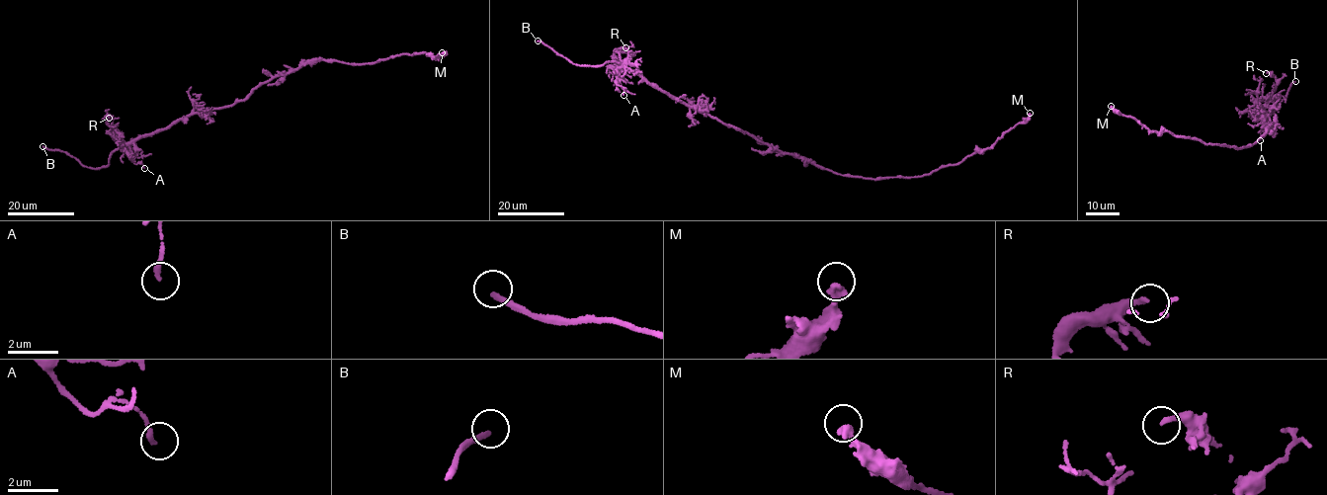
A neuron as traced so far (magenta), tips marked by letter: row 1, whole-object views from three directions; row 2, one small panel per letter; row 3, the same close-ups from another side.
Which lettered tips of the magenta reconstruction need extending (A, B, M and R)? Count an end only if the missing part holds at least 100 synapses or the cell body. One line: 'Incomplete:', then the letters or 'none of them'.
Incomplete: B

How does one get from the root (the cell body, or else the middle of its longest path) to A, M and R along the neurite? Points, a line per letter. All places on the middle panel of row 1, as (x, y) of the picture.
A: (774, 148), (684, 104), (624, 68), (617, 70), (615, 81), (623, 88), (623, 95)
M: (774, 148), (844, 176), (871, 180), (916, 177), (956, 165), (976, 152), (990, 148), (1030, 113)
R: (774, 148), (684, 104), (640, 75), (619, 67), (613, 56), (625, 47)

